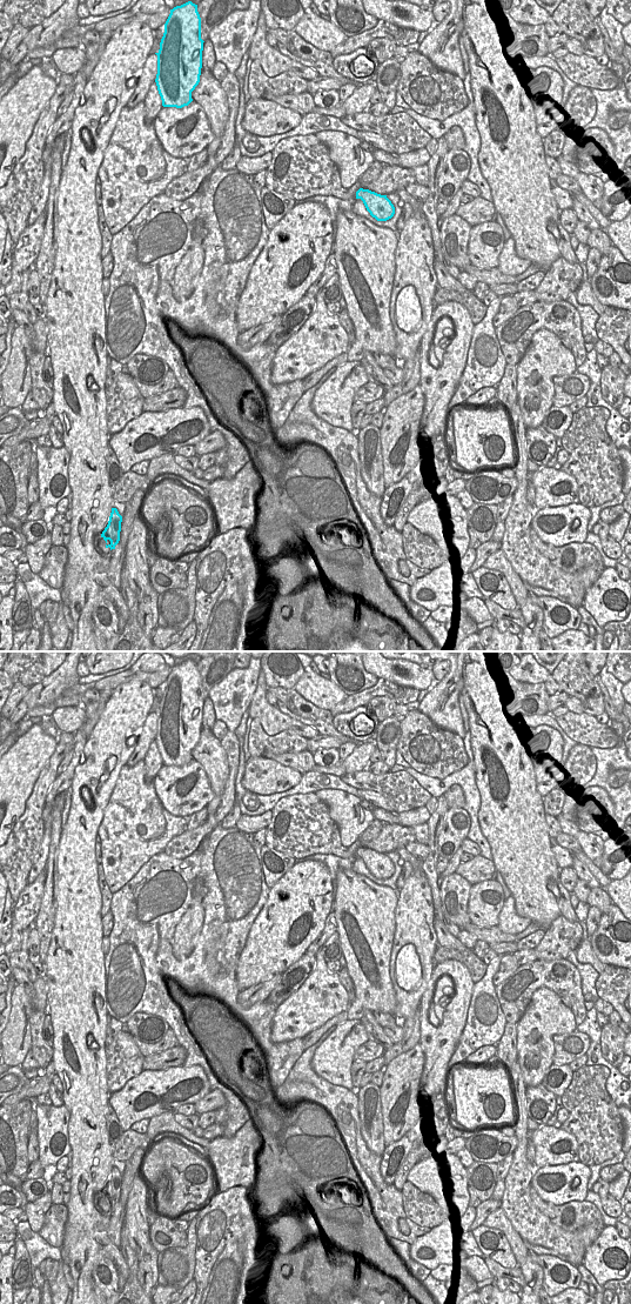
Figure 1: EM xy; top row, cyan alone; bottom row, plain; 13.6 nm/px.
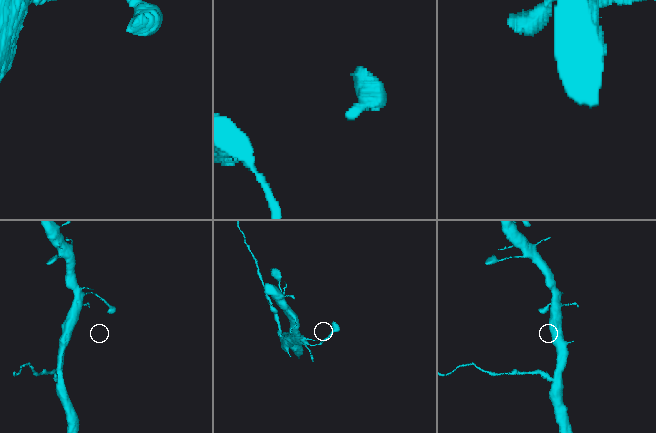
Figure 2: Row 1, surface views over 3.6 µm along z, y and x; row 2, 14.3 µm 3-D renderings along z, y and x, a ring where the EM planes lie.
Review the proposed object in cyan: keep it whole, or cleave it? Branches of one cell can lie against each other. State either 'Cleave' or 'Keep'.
Cleave

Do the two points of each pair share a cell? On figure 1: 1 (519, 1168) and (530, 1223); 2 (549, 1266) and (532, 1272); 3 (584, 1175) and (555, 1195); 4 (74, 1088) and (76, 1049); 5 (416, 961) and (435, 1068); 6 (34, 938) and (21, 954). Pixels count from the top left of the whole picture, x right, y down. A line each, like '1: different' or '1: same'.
1: same
2: different
3: same
4: same
5: different
6: different

